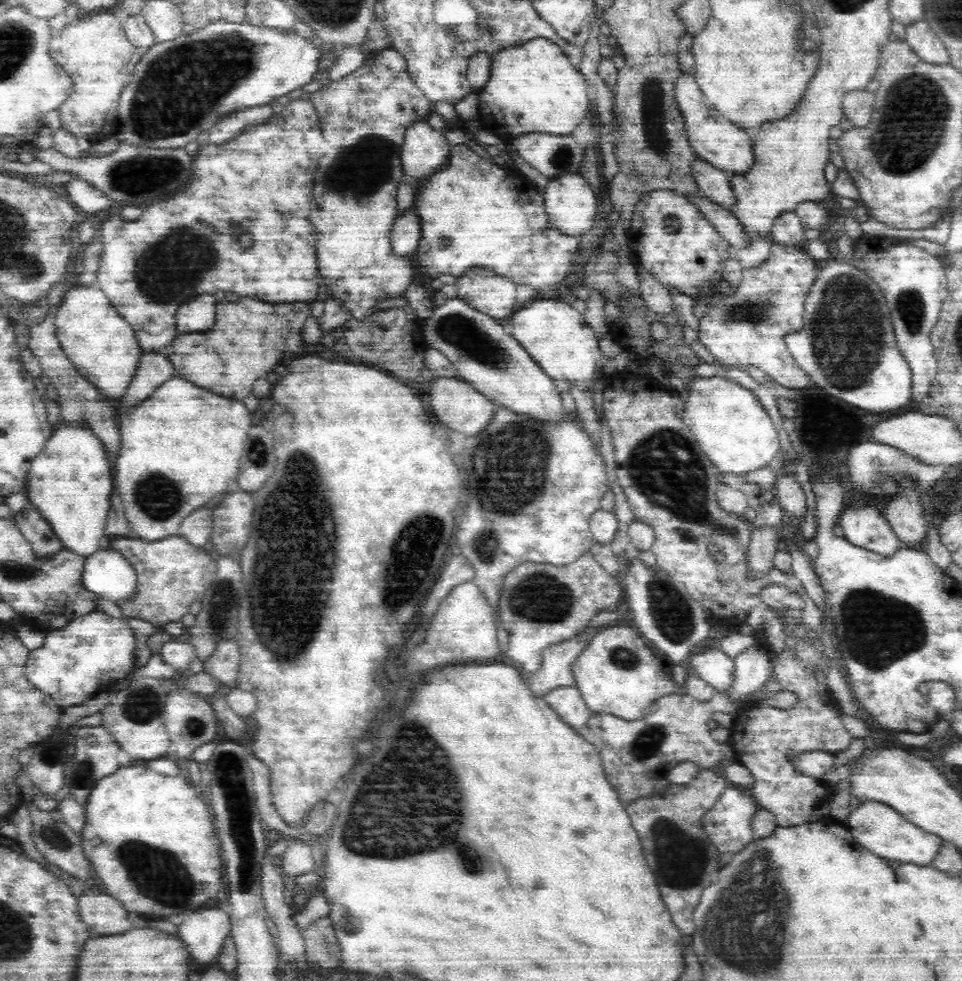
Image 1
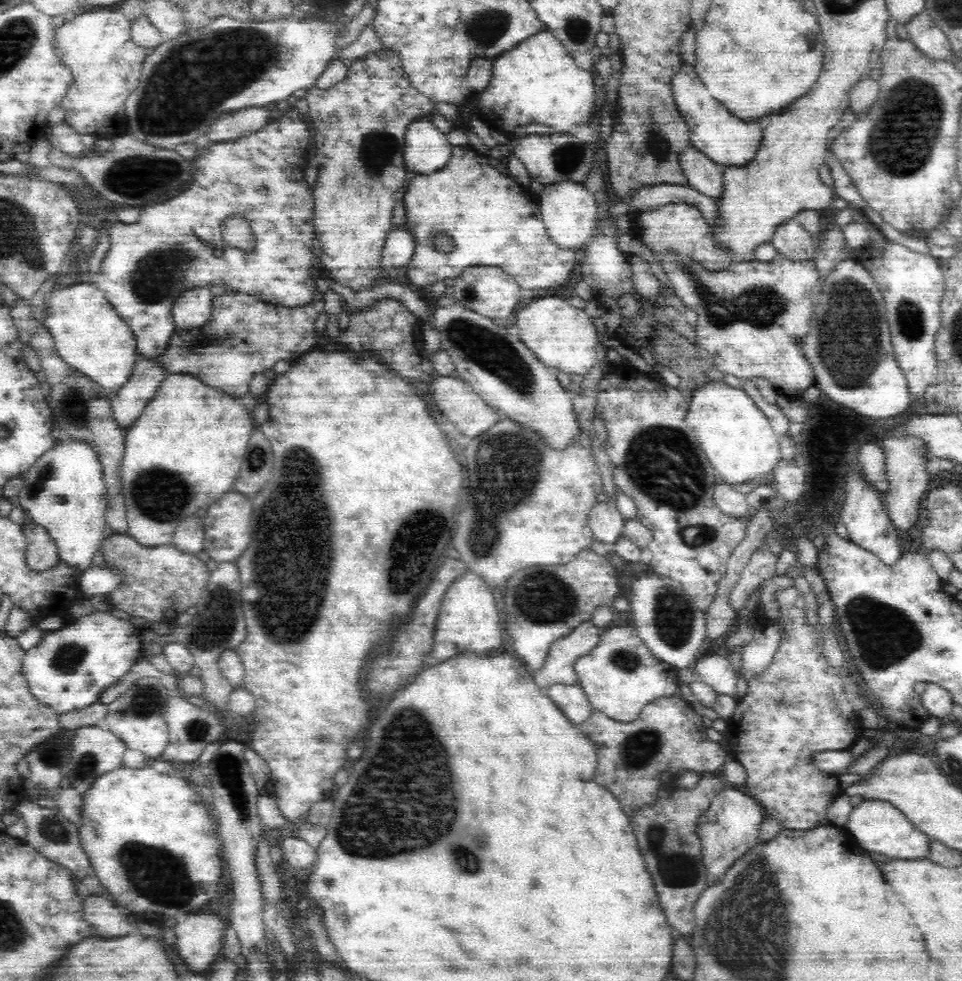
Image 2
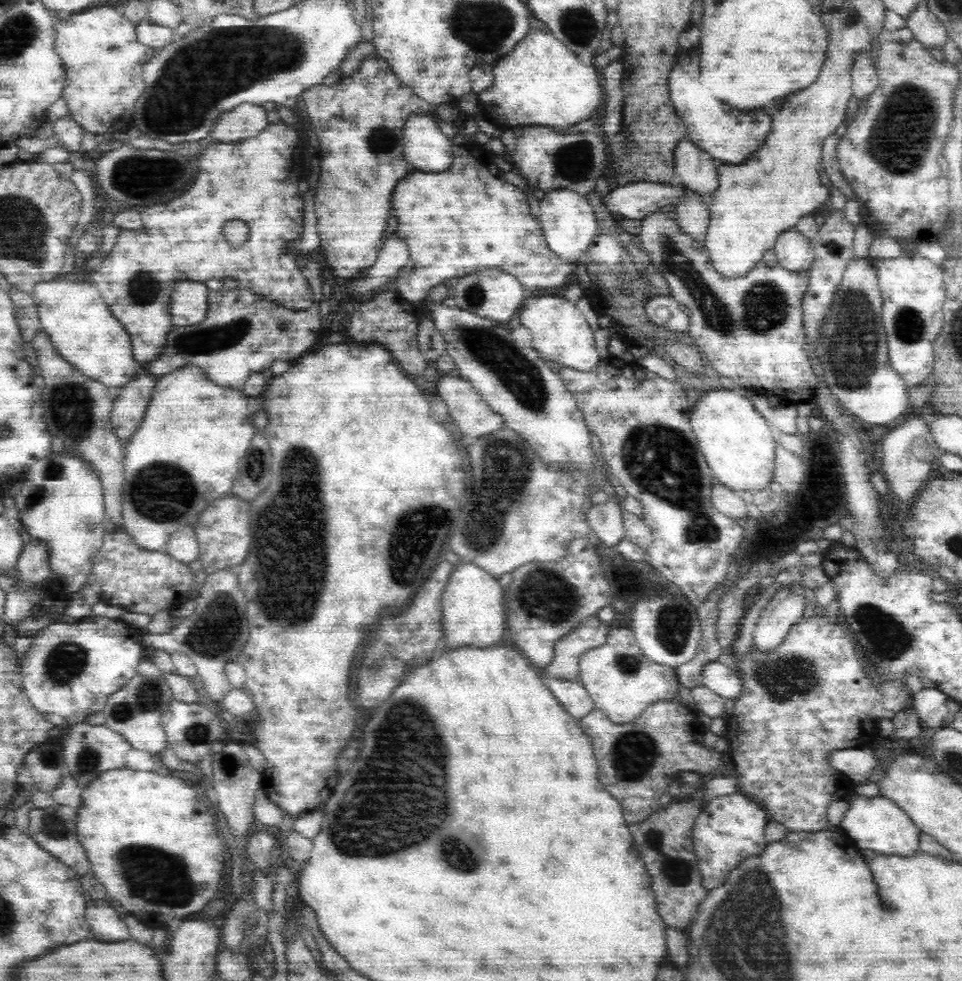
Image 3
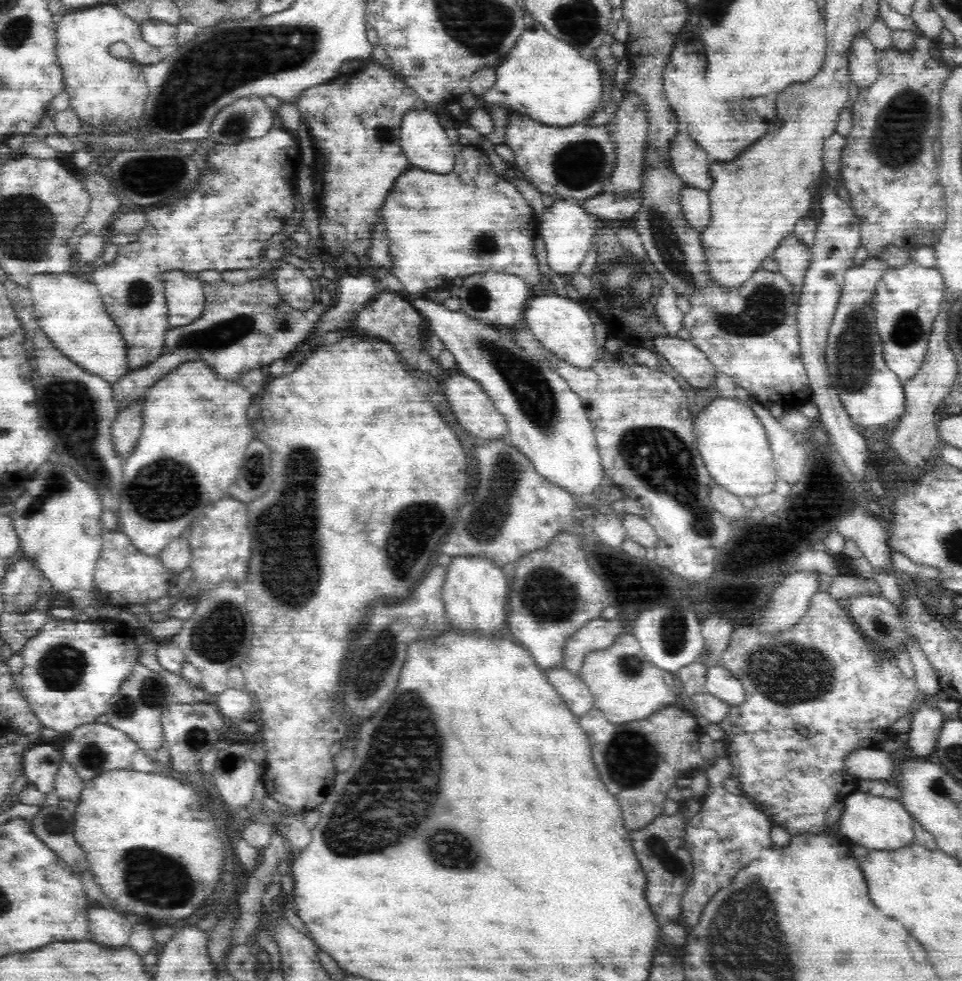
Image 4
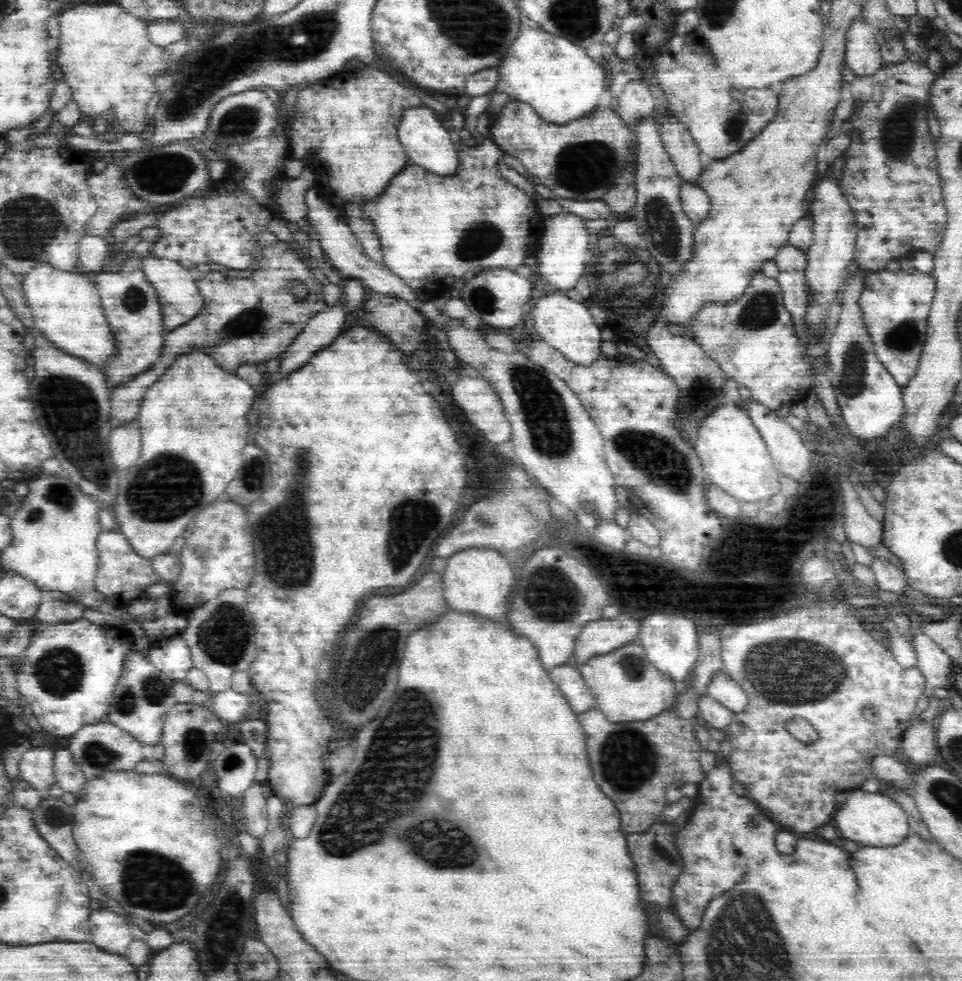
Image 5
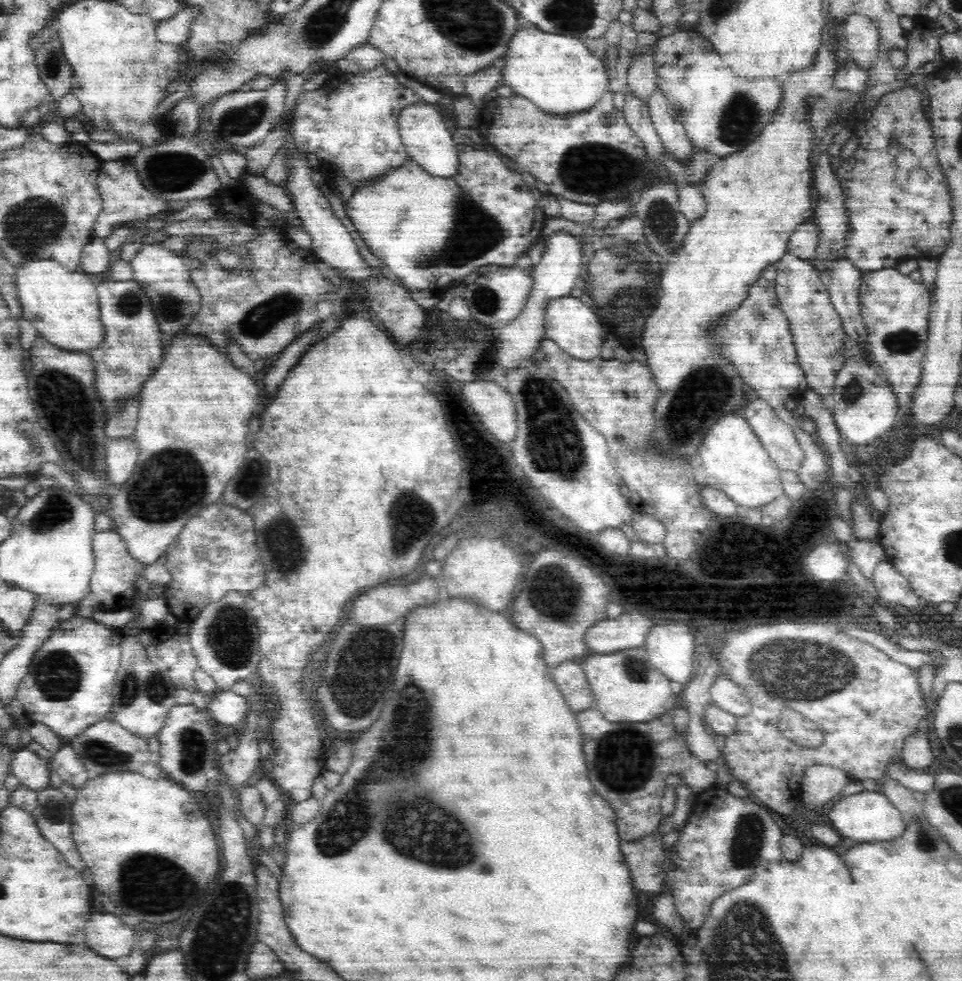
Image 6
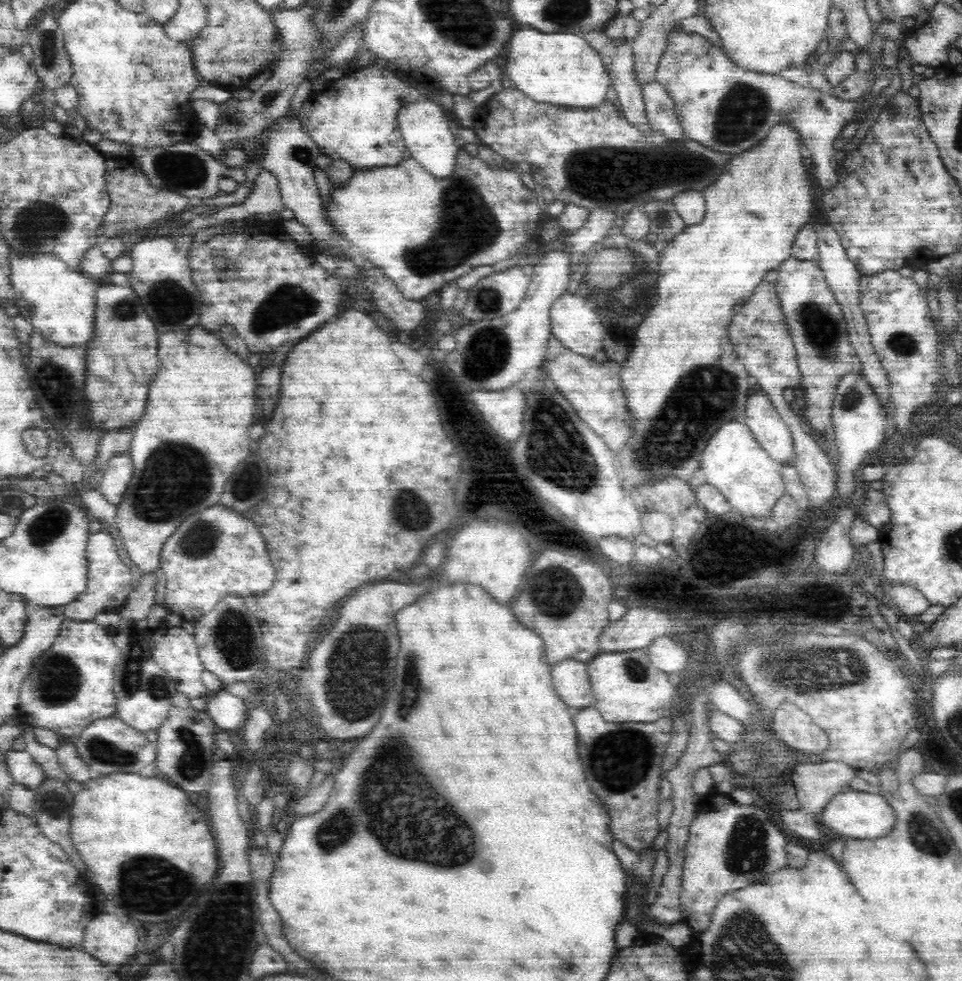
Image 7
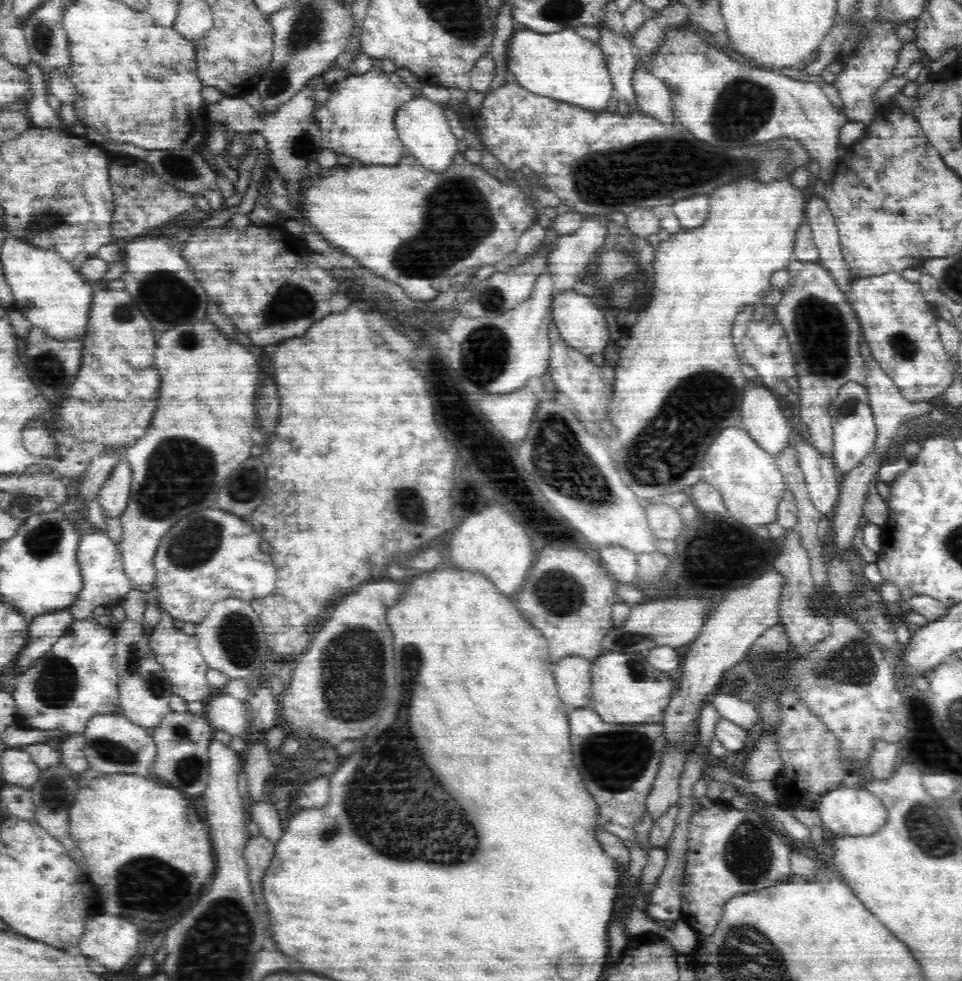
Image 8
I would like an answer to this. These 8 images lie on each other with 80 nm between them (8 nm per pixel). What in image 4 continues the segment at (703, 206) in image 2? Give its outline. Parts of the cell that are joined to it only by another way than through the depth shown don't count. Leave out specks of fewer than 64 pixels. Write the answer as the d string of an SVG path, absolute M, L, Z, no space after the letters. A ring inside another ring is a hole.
M602 193L592 198L575 201L576 205L592 219L599 218L600 221L609 224L616 224L622 221L631 221L632 215L638 210L638 198L634 197L629 201L614 199L608 193Z

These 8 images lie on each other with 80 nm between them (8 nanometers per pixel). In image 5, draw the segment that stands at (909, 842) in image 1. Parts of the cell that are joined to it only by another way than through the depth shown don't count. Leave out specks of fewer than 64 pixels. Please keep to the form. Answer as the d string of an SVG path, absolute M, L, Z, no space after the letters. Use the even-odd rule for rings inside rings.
M858 789L844 801L834 803L834 810L830 817L834 820L834 827L838 828L844 837L860 845L898 844L910 830L906 813L884 792L866 792Z

